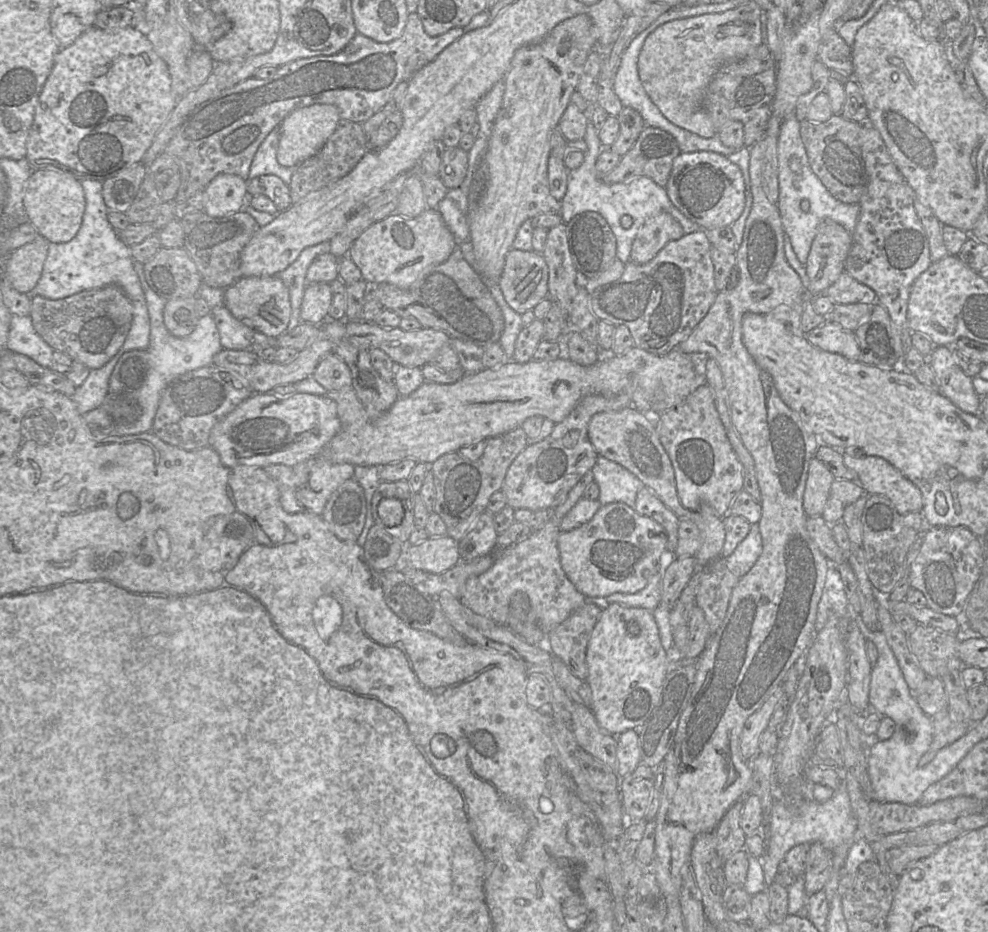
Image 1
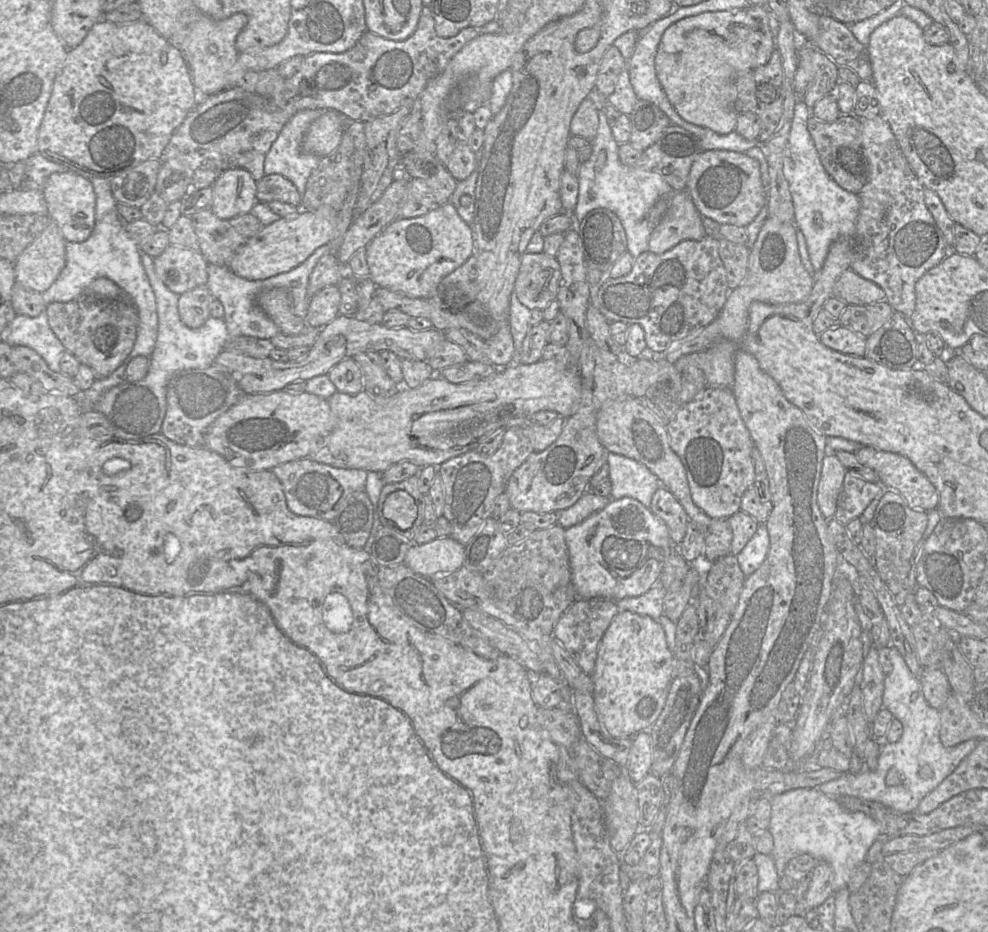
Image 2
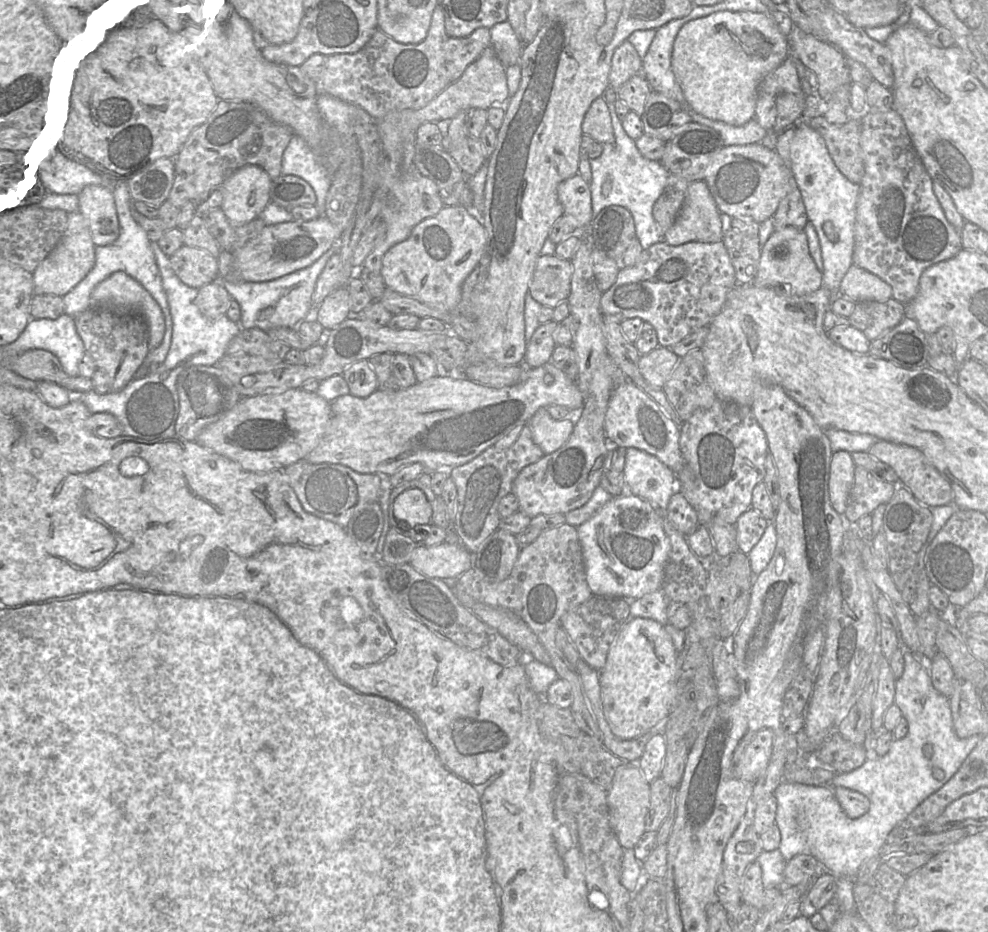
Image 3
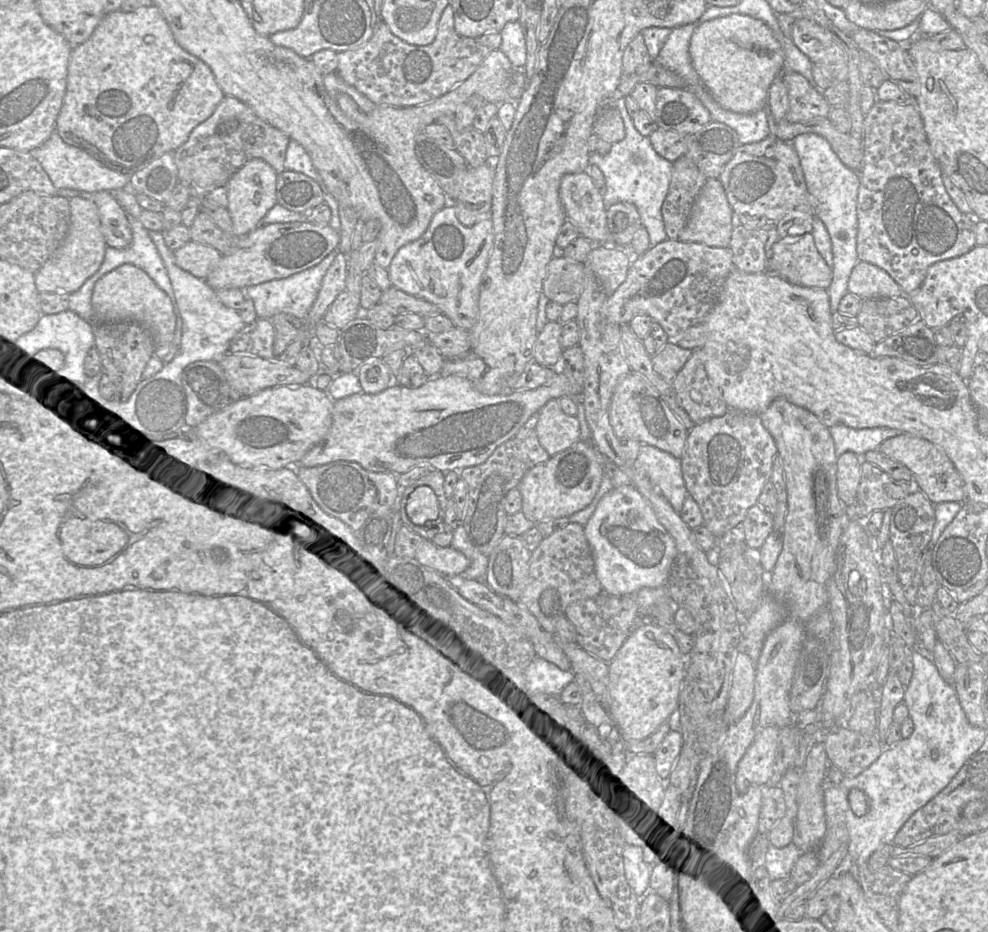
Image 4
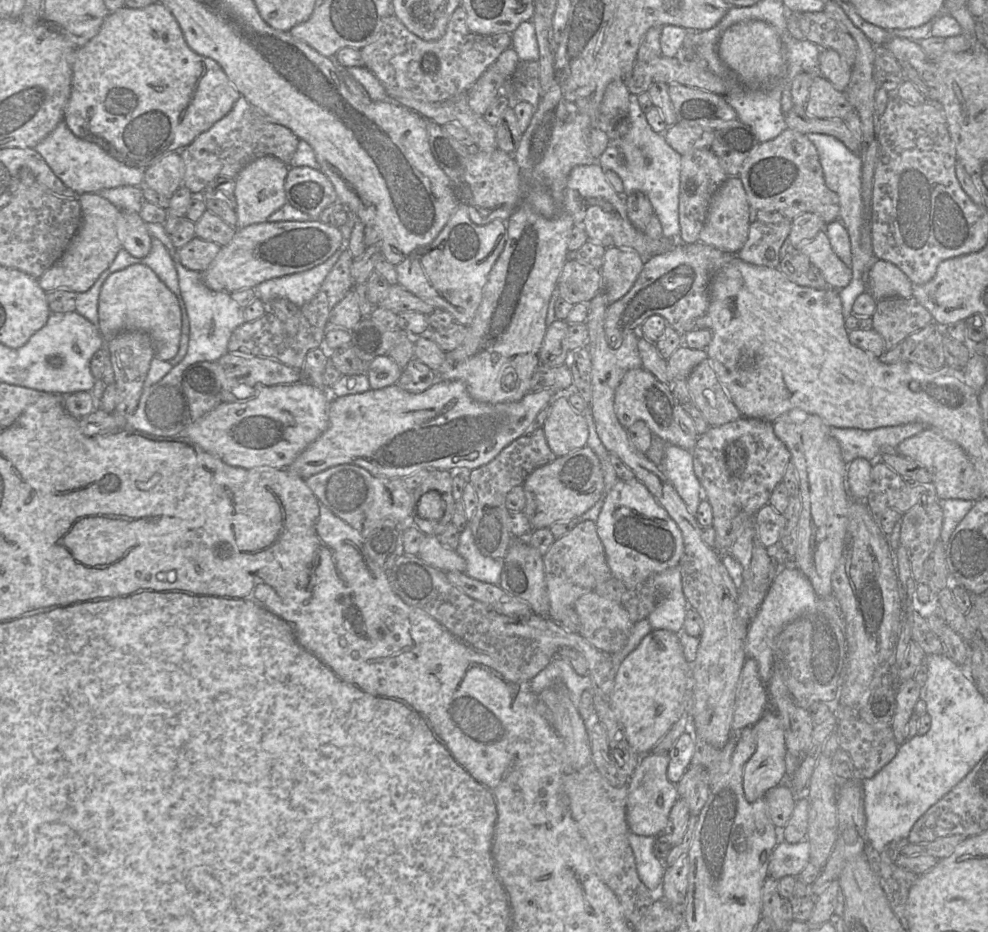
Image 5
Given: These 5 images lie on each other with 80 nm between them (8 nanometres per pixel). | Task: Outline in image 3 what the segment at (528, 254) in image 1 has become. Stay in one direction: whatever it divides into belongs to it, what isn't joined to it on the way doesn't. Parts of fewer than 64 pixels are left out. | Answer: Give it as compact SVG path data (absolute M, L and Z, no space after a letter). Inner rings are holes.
M542 254L537 259L528 295L541 306L554 308L567 301L572 274L570 260Z

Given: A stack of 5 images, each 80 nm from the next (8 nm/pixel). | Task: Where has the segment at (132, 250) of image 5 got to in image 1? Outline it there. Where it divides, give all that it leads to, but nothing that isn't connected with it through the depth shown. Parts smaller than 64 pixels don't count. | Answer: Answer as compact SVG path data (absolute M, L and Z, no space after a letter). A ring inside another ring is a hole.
M32 169L27 181L23 206L27 221L36 228L39 236L50 243L64 243L72 240L81 226L85 204L80 180L73 174L60 169Z

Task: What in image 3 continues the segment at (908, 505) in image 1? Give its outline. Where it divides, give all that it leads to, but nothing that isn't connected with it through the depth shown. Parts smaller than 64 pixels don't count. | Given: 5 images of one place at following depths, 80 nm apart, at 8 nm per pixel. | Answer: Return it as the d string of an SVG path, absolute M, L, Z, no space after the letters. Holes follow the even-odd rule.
M880 440L867 452L893 468L898 476L899 483L907 488L921 504L931 508L952 503L953 491L949 480L928 462L919 449Z

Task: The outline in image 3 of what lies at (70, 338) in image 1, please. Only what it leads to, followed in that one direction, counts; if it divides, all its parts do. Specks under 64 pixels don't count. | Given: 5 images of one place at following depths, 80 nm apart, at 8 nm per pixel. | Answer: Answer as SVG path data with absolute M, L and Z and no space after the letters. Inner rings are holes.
M89 308L73 316L77 333L85 352L91 356L95 370L101 370L110 386L110 392L125 388L149 353L149 331L138 314L117 314L100 308Z

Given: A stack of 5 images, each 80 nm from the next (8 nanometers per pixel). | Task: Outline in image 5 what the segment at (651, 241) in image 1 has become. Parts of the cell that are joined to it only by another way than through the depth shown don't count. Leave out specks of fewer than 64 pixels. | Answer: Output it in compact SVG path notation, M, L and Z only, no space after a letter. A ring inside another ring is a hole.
M737 177L727 179L711 198L699 241L736 254L746 243L752 223L752 211L742 182Z

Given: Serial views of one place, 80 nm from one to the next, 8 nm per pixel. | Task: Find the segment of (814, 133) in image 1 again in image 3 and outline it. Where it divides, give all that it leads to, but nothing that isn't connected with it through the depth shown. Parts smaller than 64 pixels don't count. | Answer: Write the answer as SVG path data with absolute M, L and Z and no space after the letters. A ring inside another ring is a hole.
M818 116L807 123L824 139L838 170L852 183L860 184L865 172L860 148L860 120L850 118L844 124L830 124L823 116Z

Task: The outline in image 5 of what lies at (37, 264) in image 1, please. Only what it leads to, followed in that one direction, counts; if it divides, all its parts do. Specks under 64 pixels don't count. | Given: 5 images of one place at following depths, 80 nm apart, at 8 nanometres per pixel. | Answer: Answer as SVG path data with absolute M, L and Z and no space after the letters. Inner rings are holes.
M96 192L82 193L77 199L82 210L80 227L62 256L37 279L45 292L59 289L68 289L76 293L86 292L122 249L116 228L120 209Z

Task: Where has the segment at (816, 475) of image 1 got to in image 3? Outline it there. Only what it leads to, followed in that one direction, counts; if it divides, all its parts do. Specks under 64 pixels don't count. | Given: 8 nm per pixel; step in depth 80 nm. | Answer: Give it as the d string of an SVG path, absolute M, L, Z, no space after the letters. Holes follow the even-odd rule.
M838 451L832 454L829 472L829 496L833 508L844 513L849 493L854 483L856 465L849 452Z

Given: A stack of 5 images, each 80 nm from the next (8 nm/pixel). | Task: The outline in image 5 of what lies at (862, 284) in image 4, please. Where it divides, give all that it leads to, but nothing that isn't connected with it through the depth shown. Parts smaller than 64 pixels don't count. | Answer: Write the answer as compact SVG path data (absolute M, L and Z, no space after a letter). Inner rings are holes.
M878 260L868 271L866 292L877 301L895 297L911 298L913 284L897 266Z

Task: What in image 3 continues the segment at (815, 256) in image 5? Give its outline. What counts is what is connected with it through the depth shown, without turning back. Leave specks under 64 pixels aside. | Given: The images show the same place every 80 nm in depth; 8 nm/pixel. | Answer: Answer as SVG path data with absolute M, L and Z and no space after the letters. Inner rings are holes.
M794 227L774 230L762 246L757 274L751 283L757 287L785 288L798 296L811 294L821 288L823 272L810 254L807 234Z

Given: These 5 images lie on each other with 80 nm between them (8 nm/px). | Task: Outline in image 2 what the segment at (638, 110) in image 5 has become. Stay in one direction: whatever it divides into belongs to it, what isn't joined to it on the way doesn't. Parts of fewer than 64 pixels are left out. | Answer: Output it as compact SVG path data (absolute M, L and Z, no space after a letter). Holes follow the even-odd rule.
M603 112L599 113L600 123L597 135L591 141L592 154L583 162L576 174L579 181L578 200L574 211L570 214L574 220L585 217L597 208L606 208L614 212L621 220L627 237L627 251L636 258L648 250L649 239L654 224L648 220L651 208L657 200L673 191L663 177L655 172L626 165L620 161L620 144L611 133L611 122Z

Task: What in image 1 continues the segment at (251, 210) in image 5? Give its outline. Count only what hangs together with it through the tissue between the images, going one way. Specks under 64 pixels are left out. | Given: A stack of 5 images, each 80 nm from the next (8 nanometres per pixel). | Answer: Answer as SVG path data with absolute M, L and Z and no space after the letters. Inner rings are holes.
M219 174L203 193L203 212L211 217L227 216L247 205L247 180L233 174Z

